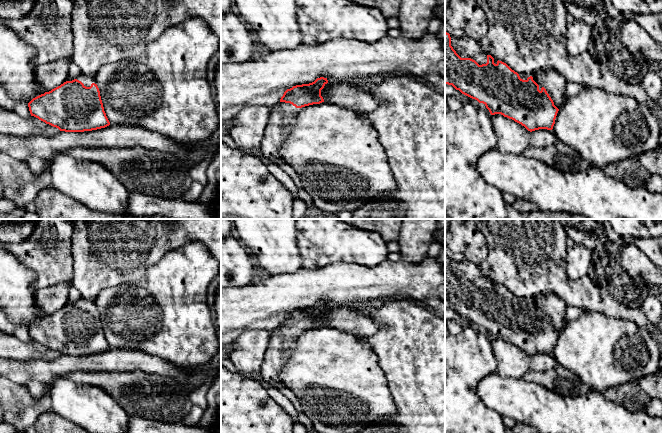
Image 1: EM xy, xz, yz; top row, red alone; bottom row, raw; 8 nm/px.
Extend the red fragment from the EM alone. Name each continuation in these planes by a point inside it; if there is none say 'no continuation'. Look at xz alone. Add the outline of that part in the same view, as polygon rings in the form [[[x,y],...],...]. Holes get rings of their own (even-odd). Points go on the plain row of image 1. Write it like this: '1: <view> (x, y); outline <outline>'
1: xz (280, 344); outline [[[285,326],[270,331],[260,374],[267,385],[276,389],[284,385],[279,374],[294,347],[294,333],[295,330]]]

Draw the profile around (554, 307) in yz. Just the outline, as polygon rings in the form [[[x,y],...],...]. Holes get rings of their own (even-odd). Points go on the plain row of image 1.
[[[539,295],[532,298],[533,304],[544,311],[554,326],[554,329],[559,333],[567,323],[565,310],[567,304],[556,295]]]

